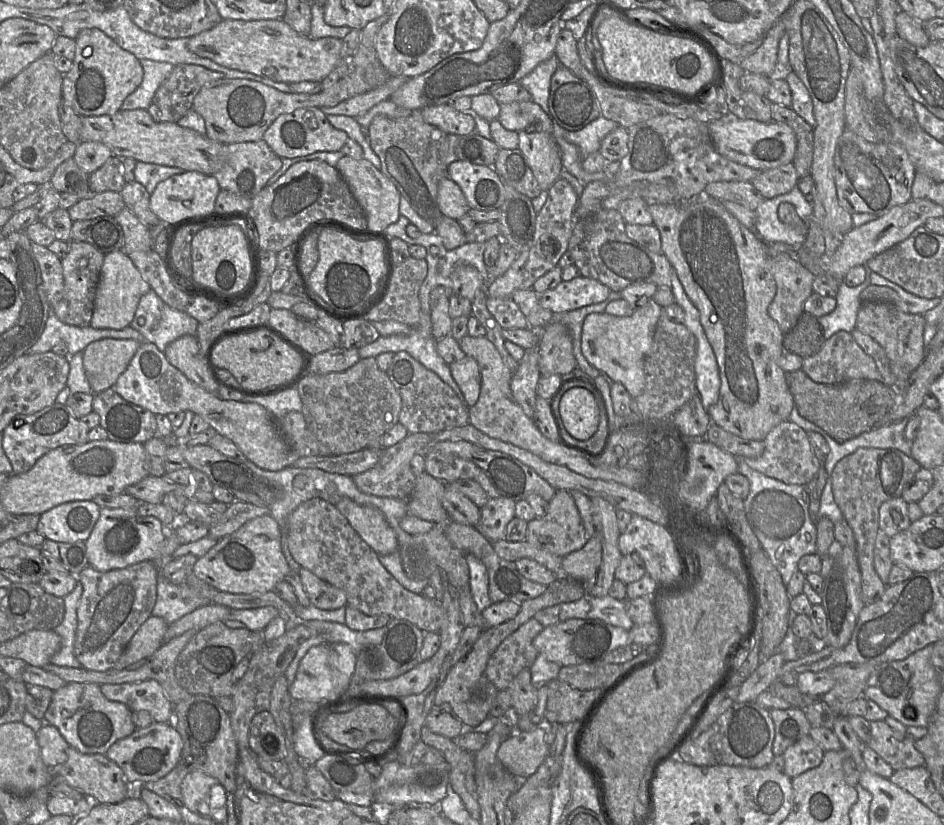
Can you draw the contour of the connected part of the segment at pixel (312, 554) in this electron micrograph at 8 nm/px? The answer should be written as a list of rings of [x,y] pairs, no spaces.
[[[321,498],[300,504],[288,519],[287,542],[293,559],[302,568],[346,593],[346,606],[368,616],[386,614],[392,619],[406,620],[423,632],[439,632],[444,620],[441,600],[427,599],[405,589],[381,564],[378,554],[361,539],[336,505]]]

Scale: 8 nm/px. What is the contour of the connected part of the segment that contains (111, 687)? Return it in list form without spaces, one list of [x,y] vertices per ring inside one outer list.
[[[156,680],[100,685],[103,695],[125,704],[131,711],[145,710],[154,722],[173,723],[174,704]]]

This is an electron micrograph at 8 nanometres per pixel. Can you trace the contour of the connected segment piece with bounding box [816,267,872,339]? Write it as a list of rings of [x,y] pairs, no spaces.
[[[866,267],[866,278],[858,286],[850,287],[845,283],[839,283],[838,292],[835,297],[836,308],[831,313],[816,317],[825,339],[830,338],[838,331],[851,333],[856,328],[857,313],[861,305],[861,293],[871,284],[869,276],[872,271]]]

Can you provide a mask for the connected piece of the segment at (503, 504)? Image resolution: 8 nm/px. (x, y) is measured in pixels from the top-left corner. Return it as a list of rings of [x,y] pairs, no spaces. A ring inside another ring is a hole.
[[[491,498],[481,508],[480,521],[476,529],[489,541],[505,540],[507,524],[515,516],[515,504],[508,498]]]

